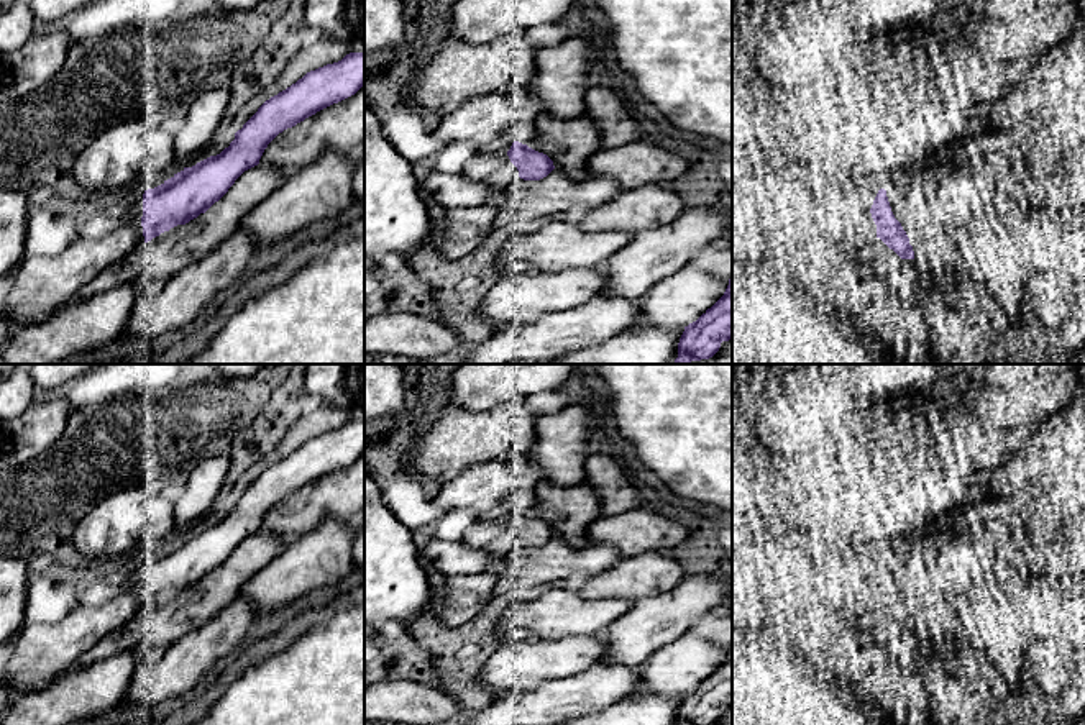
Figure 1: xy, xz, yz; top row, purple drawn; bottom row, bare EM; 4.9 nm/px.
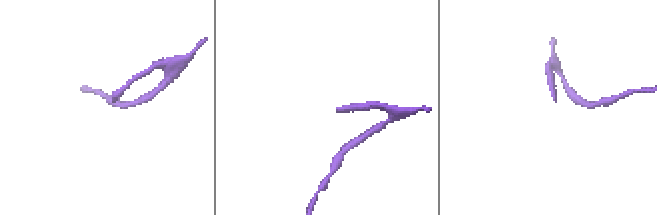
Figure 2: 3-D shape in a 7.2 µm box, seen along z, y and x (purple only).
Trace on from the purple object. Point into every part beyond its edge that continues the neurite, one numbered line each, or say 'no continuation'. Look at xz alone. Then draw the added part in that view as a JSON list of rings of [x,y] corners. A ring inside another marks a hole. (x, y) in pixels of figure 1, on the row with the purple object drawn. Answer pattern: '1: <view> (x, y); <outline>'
1: xz (494, 169); [[[478,153],[469,157],[461,174],[497,192],[509,190],[520,179],[507,153]]]

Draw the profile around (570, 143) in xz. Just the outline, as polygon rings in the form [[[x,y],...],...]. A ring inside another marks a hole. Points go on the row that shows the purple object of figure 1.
[[[540,115],[533,123],[537,138],[527,146],[547,154],[570,179],[586,179],[586,162],[601,149],[596,123],[586,115],[566,120]]]

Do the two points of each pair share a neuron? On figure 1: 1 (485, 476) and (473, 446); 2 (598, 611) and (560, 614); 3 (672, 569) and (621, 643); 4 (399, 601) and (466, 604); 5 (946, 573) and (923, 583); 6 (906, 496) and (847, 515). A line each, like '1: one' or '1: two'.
1: two
2: one
3: two
4: two
5: two
6: two

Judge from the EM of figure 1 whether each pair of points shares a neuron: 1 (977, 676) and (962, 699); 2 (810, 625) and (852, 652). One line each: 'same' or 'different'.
1: different
2: same

